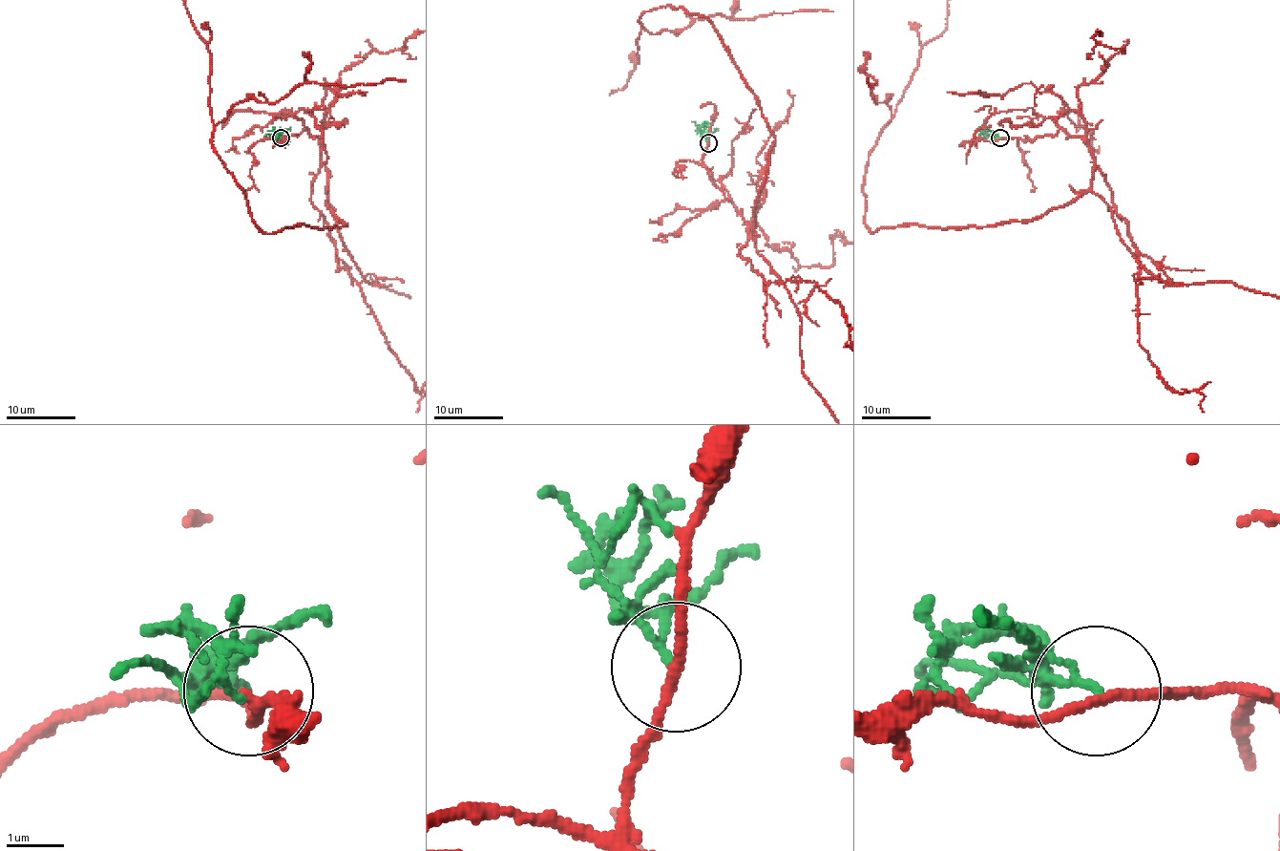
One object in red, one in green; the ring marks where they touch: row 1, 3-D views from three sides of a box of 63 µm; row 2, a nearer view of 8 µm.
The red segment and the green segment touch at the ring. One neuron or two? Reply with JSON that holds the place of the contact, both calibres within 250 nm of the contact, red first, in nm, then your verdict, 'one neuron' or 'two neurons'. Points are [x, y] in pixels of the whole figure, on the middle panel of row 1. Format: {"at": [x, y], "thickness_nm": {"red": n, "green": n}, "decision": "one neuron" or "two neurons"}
{"at": [708, 142], "thickness_nm": {"red": 150, "green": 140}, "decision": "two neurons"}

